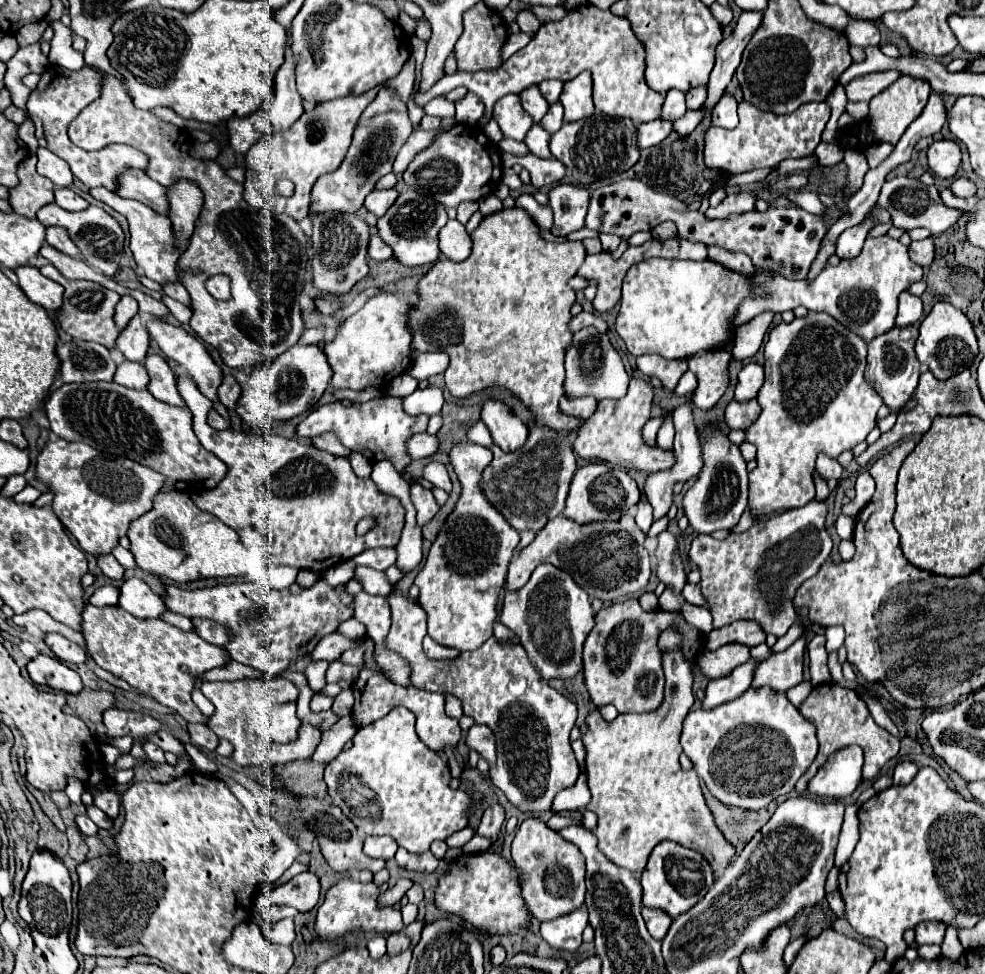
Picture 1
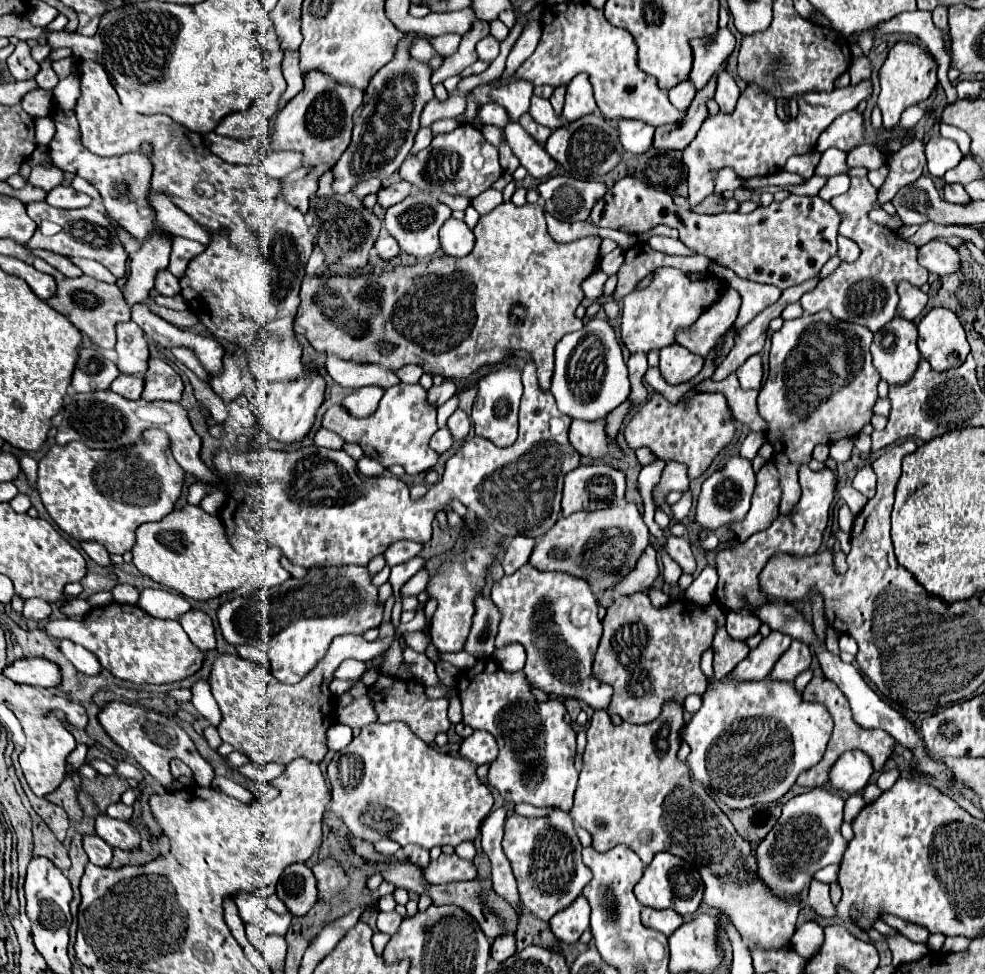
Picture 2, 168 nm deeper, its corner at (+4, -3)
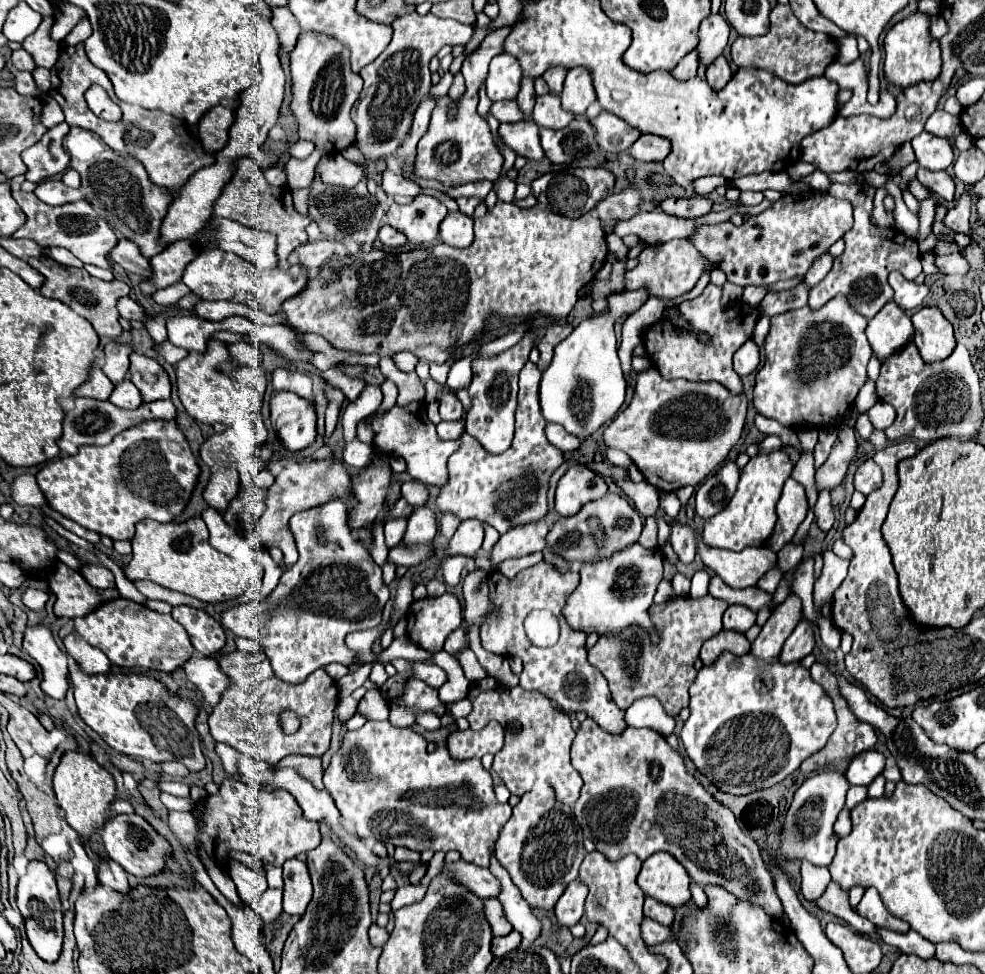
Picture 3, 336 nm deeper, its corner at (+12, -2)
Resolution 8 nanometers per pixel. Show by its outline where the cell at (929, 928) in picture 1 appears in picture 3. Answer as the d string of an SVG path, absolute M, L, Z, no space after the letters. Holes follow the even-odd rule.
M868 887L862 901L856 905L854 909L858 915L870 919L874 925L878 927L886 927L886 929L892 929L892 931L898 931L898 933L906 933L910 929L910 925L898 917L894 917L882 903L880 895L876 889Z

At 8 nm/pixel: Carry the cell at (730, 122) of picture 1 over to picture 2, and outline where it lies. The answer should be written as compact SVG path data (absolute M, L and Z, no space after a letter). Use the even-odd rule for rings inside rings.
M724 70L720 76L718 76L718 88L716 88L716 102L720 106L720 112L724 114L732 114L734 112L734 106L740 98L740 88L736 86L734 78Z

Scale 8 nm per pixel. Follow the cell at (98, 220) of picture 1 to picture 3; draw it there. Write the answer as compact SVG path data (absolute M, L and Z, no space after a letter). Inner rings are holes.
M18 187L12 189L12 195L14 195L16 203L20 205L20 209L26 213L26 223L22 225L22 229L18 229L14 233L14 237L34 239L36 243L40 243L44 247L66 247L84 263L92 263L92 265L110 269L108 249L112 249L112 245L116 245L118 237L108 227L108 223L92 209L92 205L88 201L82 199L82 201L52 207L52 205L42 203L34 193L24 193Z

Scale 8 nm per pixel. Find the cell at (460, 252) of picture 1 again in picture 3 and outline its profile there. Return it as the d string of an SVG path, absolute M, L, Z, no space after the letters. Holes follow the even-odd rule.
M452 211L444 217L444 221L440 223L440 239L446 245L452 247L468 247L474 241L474 229L472 229L474 221L472 217L464 215L462 211Z

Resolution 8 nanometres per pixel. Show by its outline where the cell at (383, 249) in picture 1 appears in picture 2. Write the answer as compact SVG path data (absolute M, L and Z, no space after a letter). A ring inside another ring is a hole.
M392 236L378 238L376 244L374 244L374 250L376 250L376 254L378 254L382 260L390 260L390 258L394 258L394 256L400 254L400 248L396 246L396 240L392 240Z

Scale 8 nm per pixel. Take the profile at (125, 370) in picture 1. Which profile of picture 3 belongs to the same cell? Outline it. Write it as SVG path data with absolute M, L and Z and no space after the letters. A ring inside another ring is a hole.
M124 379L114 387L108 401L112 401L116 407L122 407L122 409L136 409L138 405L142 405L140 391L128 379Z

